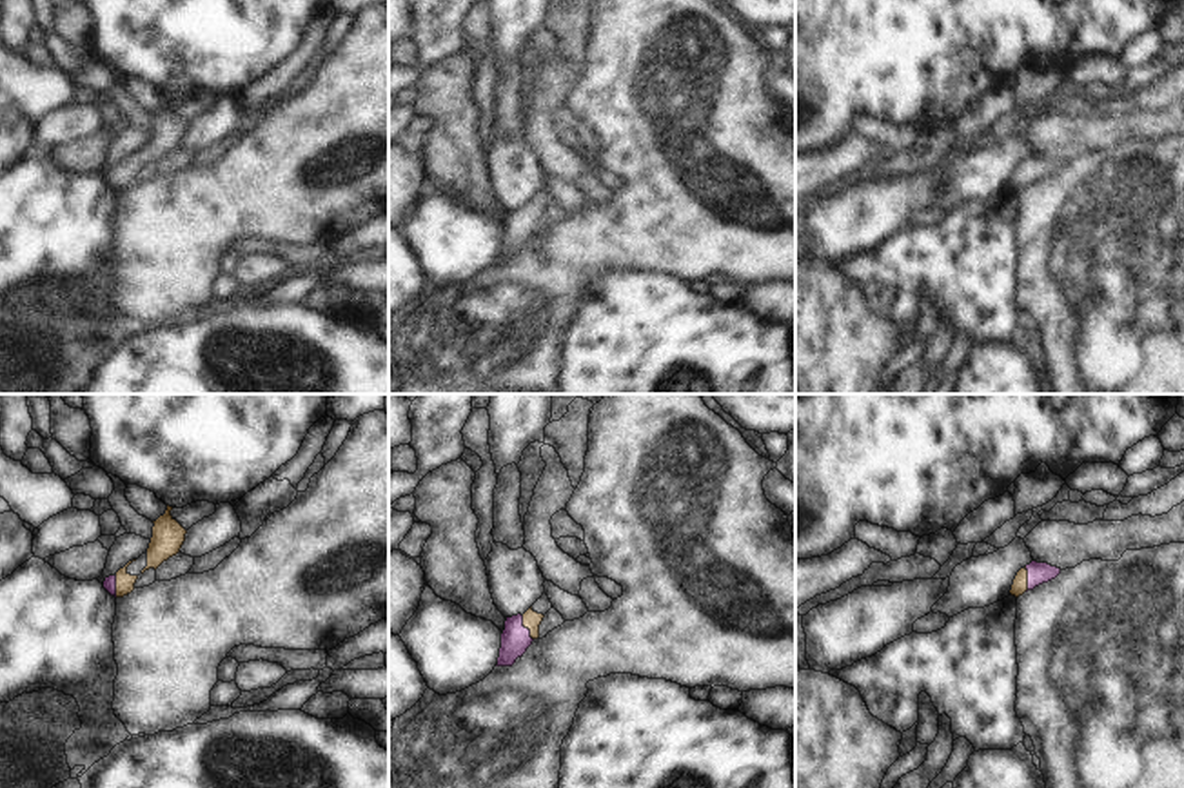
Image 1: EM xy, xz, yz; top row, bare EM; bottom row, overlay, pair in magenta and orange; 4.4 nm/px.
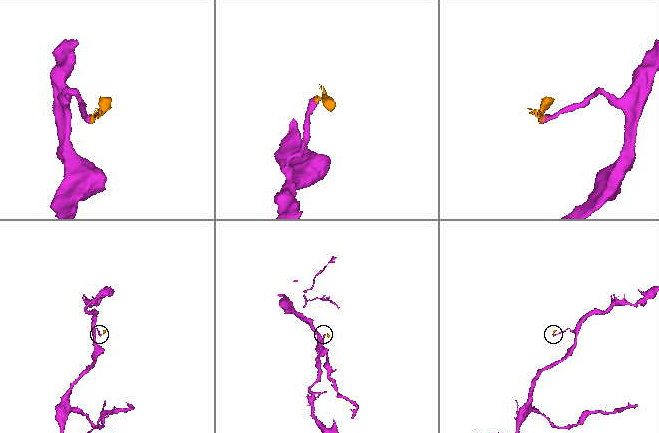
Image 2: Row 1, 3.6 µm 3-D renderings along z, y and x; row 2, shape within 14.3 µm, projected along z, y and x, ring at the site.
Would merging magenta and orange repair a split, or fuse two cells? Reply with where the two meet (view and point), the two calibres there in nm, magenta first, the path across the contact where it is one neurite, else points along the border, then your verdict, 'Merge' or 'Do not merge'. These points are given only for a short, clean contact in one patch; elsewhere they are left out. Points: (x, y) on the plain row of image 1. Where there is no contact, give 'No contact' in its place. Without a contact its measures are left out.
Touches magenta at xz (527, 222). Thickness 130 nm (magenta) against 80 nm. Path across: xz (514, 233), (527, 222), (531, 213). Merge

